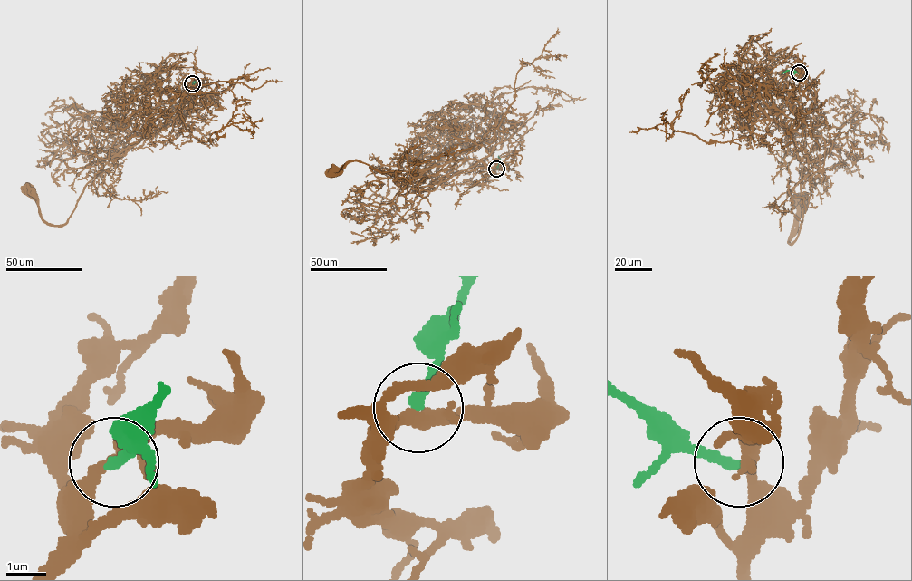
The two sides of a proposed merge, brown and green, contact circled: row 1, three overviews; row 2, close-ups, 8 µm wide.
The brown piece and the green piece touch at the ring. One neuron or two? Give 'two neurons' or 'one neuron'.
one neuron

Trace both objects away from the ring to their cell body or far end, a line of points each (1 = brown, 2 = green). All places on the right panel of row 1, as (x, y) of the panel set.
1: (799, 72), (787, 101), (795, 118), (787, 125), (801, 162), (802, 222), (789, 243), (802, 200)
2: (799, 72), (793, 70), (782, 72)

